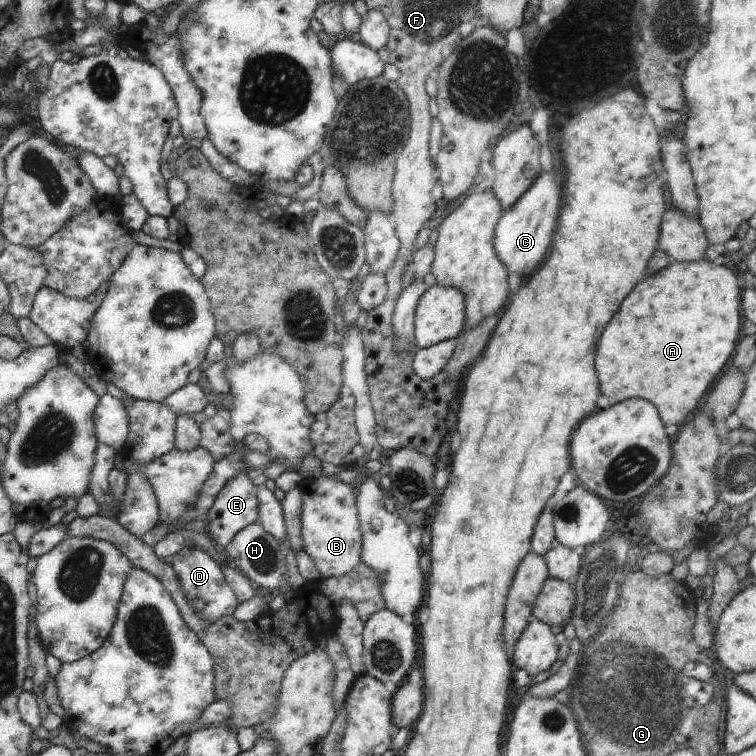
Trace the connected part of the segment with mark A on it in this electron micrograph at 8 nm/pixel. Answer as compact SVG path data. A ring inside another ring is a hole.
M707 259L695 260L689 263L674 261L671 265L664 268L664 272L652 274L652 276L648 276L648 280L642 280L640 284L636 284L632 294L622 302L620 310L608 322L608 326L604 328L604 332L602 332L600 340L598 340L594 366L596 366L598 380L600 380L600 392L608 398L611 405L618 404L632 397L646 399L658 409L661 421L664 424L682 424L684 418L688 418L688 414L692 415L699 408L699 402L708 390L710 383L717 379L717 376L724 370L733 356L734 347L740 338L742 322L744 321L744 318L741 316L742 288L740 278L730 268L725 265L716 265Z

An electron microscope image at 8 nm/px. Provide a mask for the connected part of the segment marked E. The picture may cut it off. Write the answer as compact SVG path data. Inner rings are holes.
M240 471L216 495L207 512L207 533L220 548L224 549L239 530L259 520L256 491L257 486L248 477L248 471Z

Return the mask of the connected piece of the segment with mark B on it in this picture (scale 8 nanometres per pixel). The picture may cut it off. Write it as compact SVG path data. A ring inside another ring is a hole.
M333 473L319 477L303 476L298 484L299 495L301 496L302 512L302 534L303 551L310 556L322 578L341 577L349 572L361 562L362 533L357 504L355 503L356 489L340 481Z

